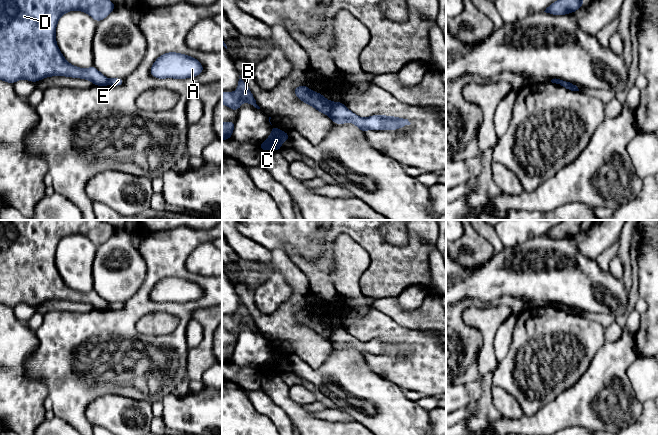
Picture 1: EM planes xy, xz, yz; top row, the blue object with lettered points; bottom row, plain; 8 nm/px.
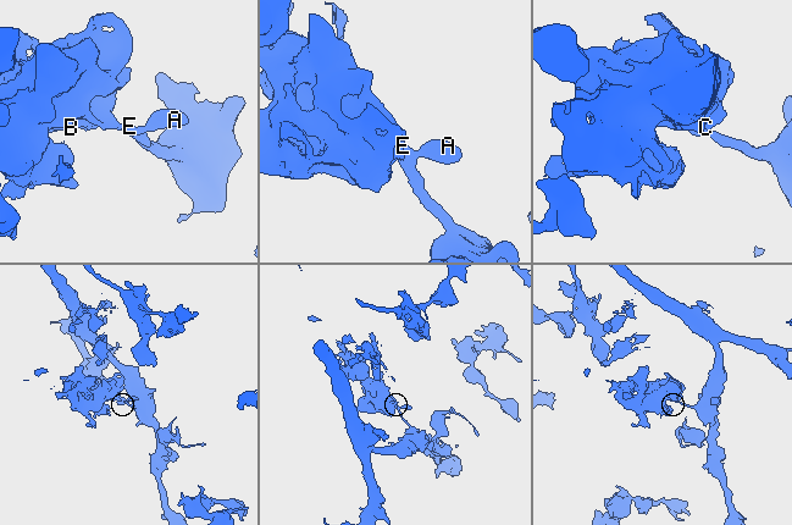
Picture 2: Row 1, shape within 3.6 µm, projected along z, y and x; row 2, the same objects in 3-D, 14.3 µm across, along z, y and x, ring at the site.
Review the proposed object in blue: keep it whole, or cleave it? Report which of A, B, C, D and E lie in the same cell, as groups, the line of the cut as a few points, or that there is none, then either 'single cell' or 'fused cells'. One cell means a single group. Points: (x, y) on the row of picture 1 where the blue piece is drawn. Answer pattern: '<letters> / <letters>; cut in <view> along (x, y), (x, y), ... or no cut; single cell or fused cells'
A E / B C D; cut in xz along (333, 103), (329, 115); fused cells

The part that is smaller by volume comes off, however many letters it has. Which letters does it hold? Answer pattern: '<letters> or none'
B, C, D

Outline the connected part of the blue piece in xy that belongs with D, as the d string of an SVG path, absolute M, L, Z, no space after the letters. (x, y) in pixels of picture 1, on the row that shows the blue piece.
M0 0L0 80L14 84L19 79L38 82L48 76L68 76L88 79L96 86L108 85L109 79L94 65L83 69L65 60L56 43L55 29L58 19L68 11L84 11L99 22L115 7L111 0Z

